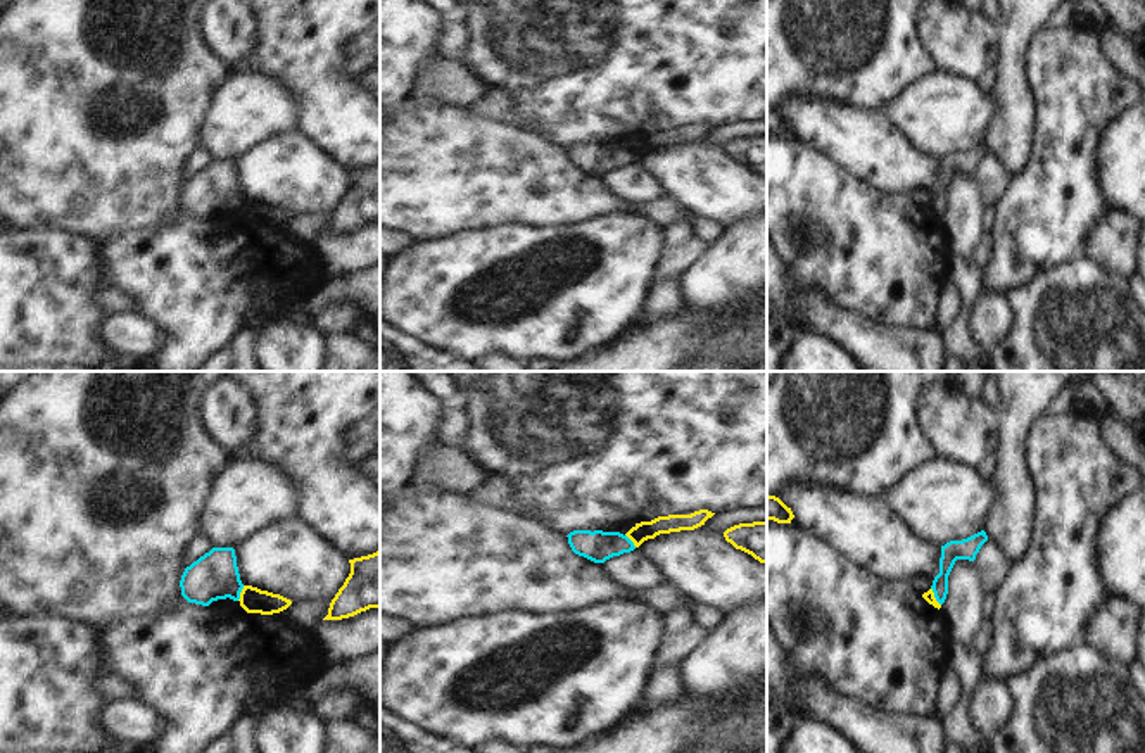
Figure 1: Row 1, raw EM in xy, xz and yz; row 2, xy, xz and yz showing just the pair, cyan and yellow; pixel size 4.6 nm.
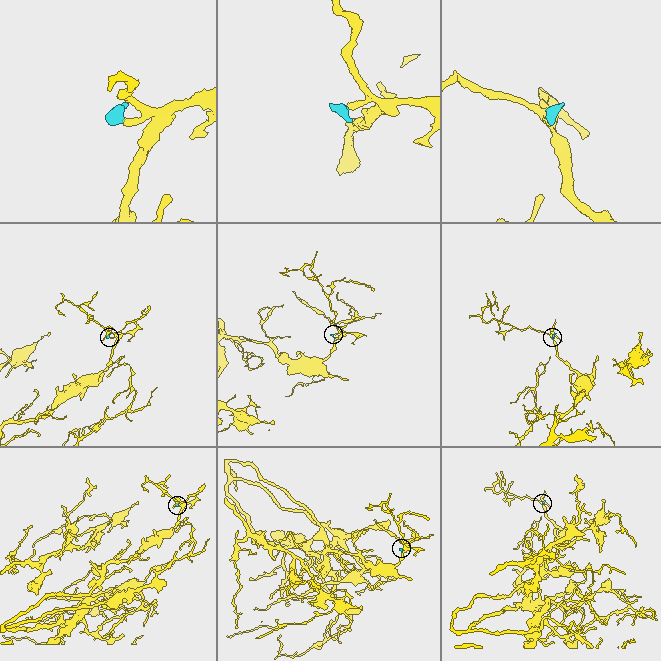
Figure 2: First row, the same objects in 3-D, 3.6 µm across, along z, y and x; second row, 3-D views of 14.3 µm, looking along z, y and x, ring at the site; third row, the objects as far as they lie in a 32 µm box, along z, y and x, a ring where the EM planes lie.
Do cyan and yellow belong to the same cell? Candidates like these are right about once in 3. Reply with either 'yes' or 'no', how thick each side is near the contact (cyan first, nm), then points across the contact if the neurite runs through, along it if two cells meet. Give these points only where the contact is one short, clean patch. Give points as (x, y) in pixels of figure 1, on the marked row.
no | 100/50 nm | along yz (931, 588), (940, 605)

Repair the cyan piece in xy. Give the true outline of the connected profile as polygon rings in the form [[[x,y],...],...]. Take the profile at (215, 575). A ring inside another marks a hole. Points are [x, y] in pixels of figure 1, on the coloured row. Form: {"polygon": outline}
{"polygon": [[[212,547],[190,566],[185,568],[181,596],[188,603],[209,606],[218,599],[240,599],[244,584],[240,580],[233,547]]]}

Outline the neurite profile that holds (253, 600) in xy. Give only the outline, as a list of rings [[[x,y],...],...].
[[[244,585],[238,601],[240,601],[240,606],[247,613],[261,613],[261,615],[280,613],[292,604],[290,599],[287,599],[280,594],[261,591],[252,585]]]

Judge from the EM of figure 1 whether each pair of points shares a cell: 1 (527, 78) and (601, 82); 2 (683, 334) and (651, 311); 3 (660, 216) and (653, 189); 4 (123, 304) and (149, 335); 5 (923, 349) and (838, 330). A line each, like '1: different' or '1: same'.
1: same
2: different
3: different
4: different
5: same

